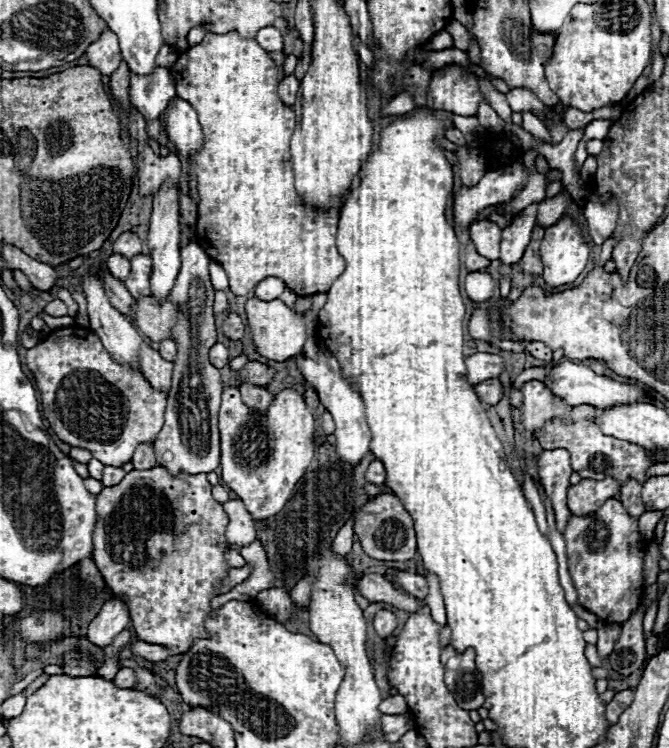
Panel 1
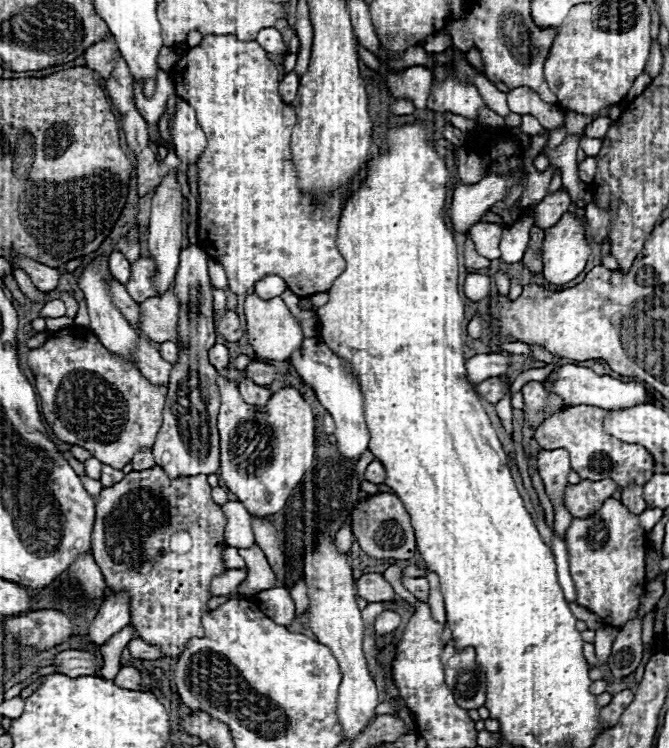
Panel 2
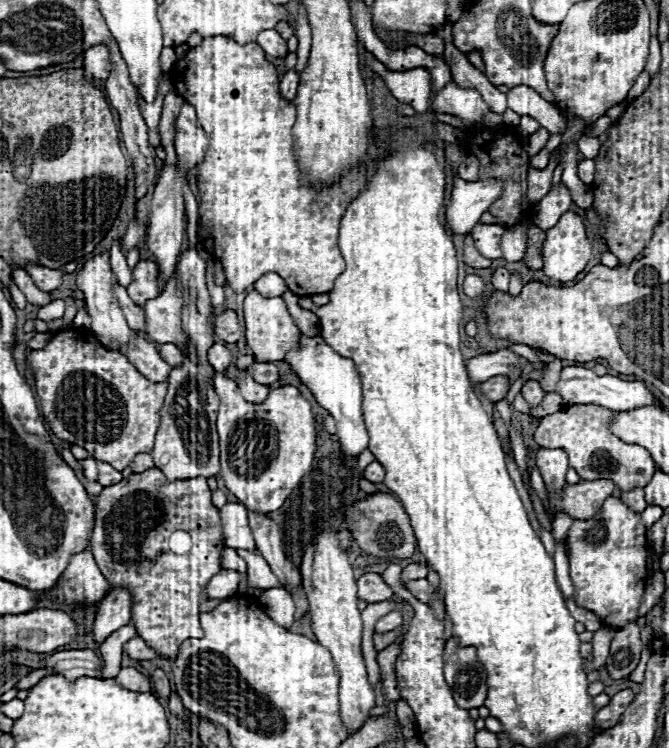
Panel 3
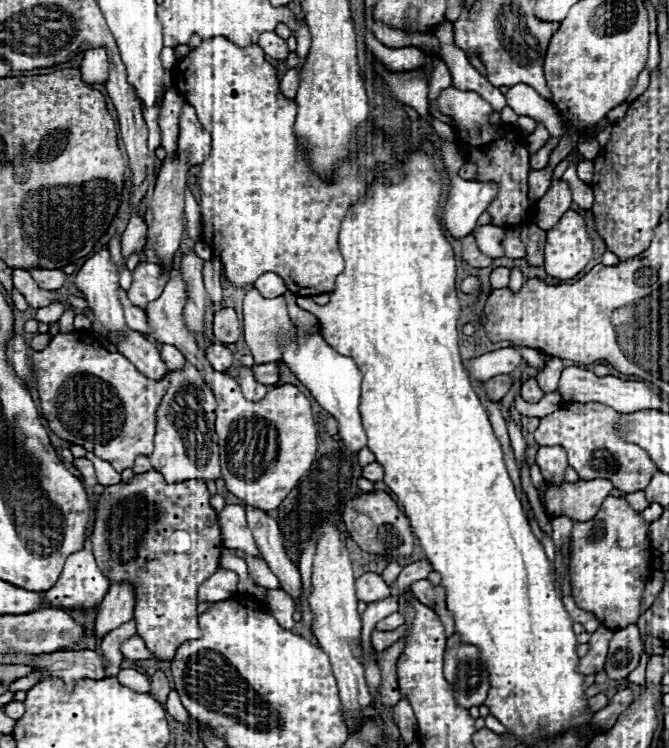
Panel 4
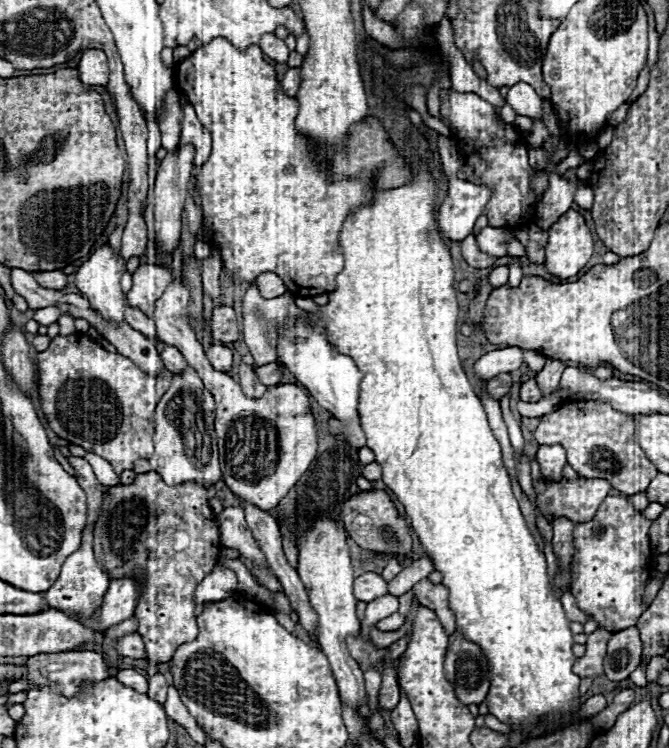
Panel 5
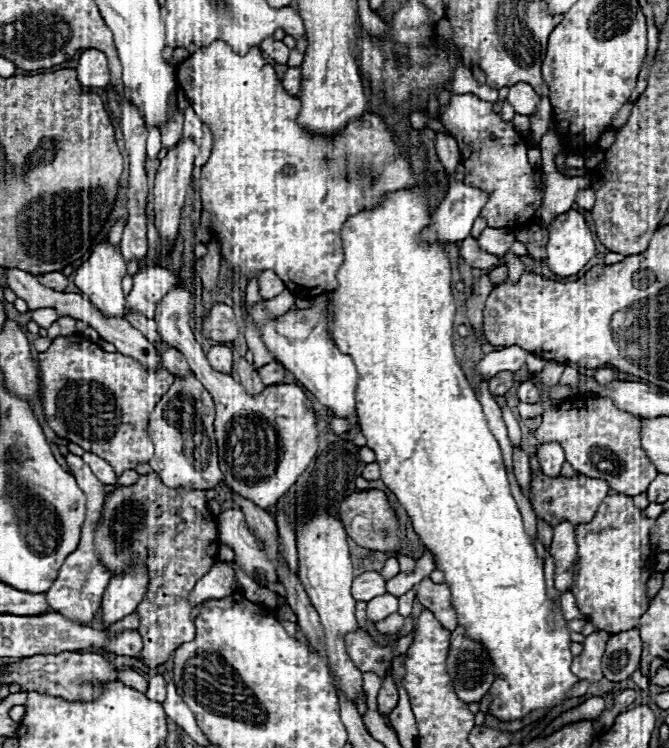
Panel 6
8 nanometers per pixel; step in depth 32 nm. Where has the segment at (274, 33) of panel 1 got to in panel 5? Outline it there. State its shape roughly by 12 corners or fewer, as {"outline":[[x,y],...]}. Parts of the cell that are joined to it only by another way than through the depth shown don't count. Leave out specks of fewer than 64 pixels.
{"outline":[[264,34],[258,46],[276,62],[286,62],[288,52],[284,40]]}

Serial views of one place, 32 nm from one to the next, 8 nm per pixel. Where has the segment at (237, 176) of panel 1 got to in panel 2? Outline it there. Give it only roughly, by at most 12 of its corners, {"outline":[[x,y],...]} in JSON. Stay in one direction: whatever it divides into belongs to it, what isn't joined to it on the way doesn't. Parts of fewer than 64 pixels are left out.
{"outline":[[208,34],[170,68],[208,138],[198,244],[248,294],[300,298],[346,266],[296,188],[296,113],[254,40]]}

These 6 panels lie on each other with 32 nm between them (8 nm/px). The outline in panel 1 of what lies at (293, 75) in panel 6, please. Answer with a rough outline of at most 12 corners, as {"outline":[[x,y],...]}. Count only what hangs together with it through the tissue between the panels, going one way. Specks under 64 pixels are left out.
{"outline":[[286,76],[278,86],[284,106],[292,106],[298,92],[298,80]]}

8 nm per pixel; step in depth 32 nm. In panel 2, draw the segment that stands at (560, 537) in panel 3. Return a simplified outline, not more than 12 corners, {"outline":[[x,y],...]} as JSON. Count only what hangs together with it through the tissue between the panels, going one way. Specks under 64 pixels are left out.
{"outline":[[564,448],[540,450],[538,472],[564,536],[572,514],[564,508],[570,458]]}

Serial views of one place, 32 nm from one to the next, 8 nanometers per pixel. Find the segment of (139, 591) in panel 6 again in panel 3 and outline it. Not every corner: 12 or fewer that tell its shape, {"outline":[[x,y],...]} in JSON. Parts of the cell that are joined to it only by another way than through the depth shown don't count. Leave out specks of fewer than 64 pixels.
{"outline":[[112,588],[96,612],[92,632],[102,644],[132,616],[130,592]]}

